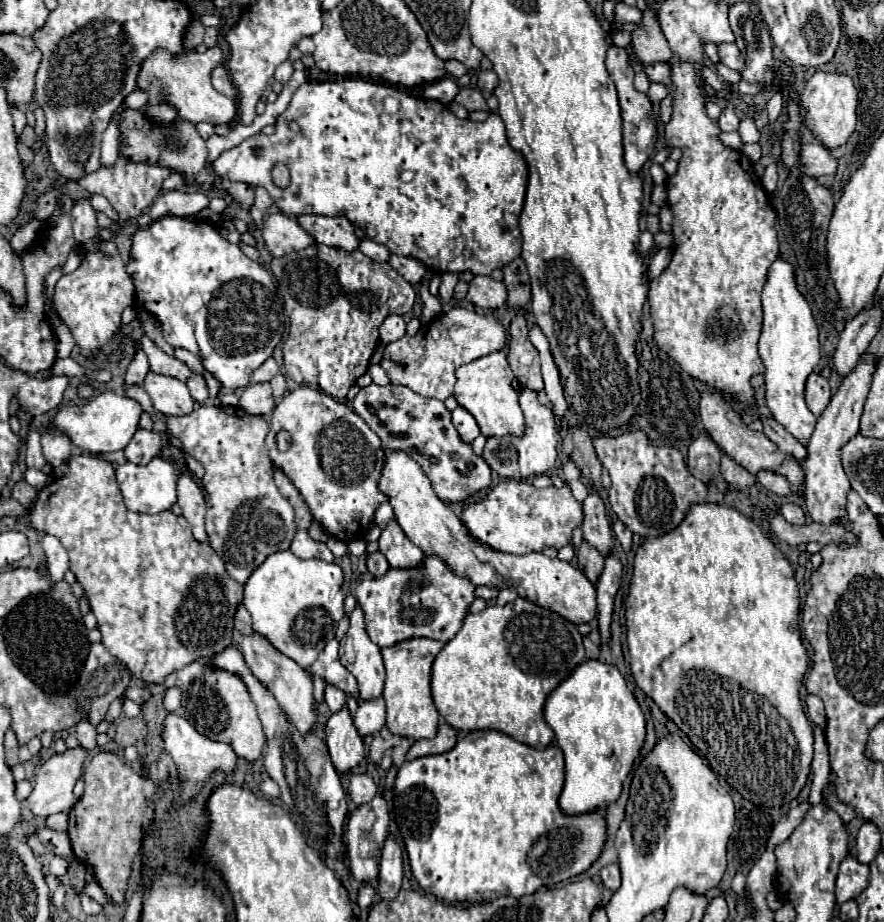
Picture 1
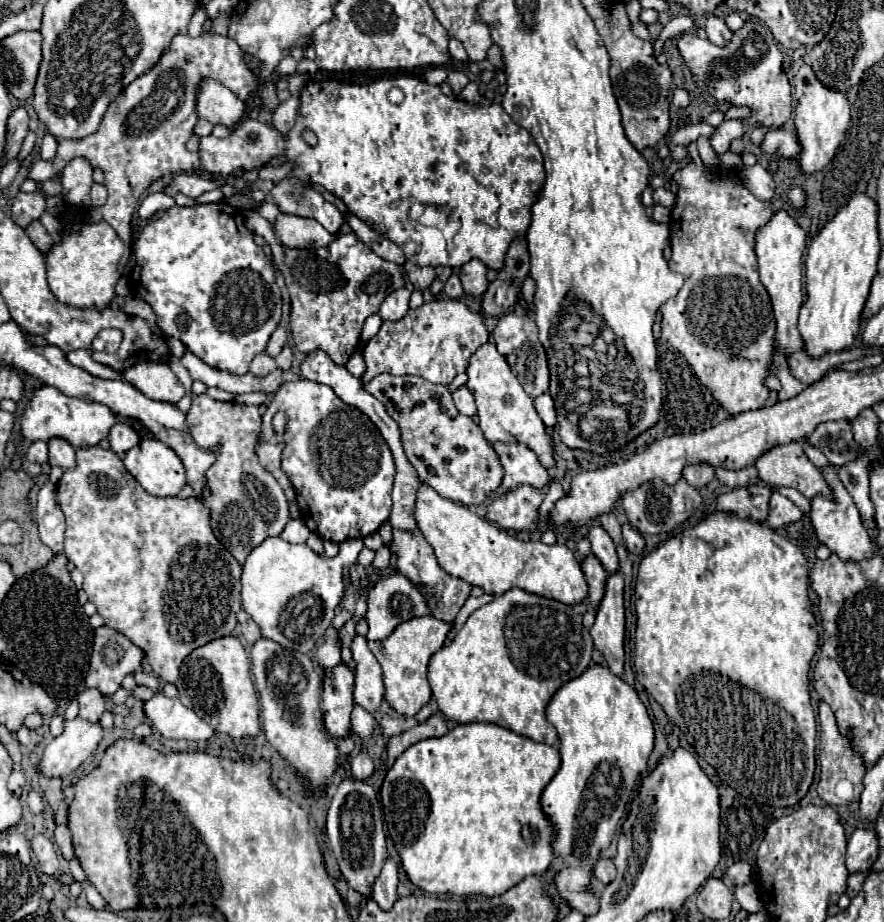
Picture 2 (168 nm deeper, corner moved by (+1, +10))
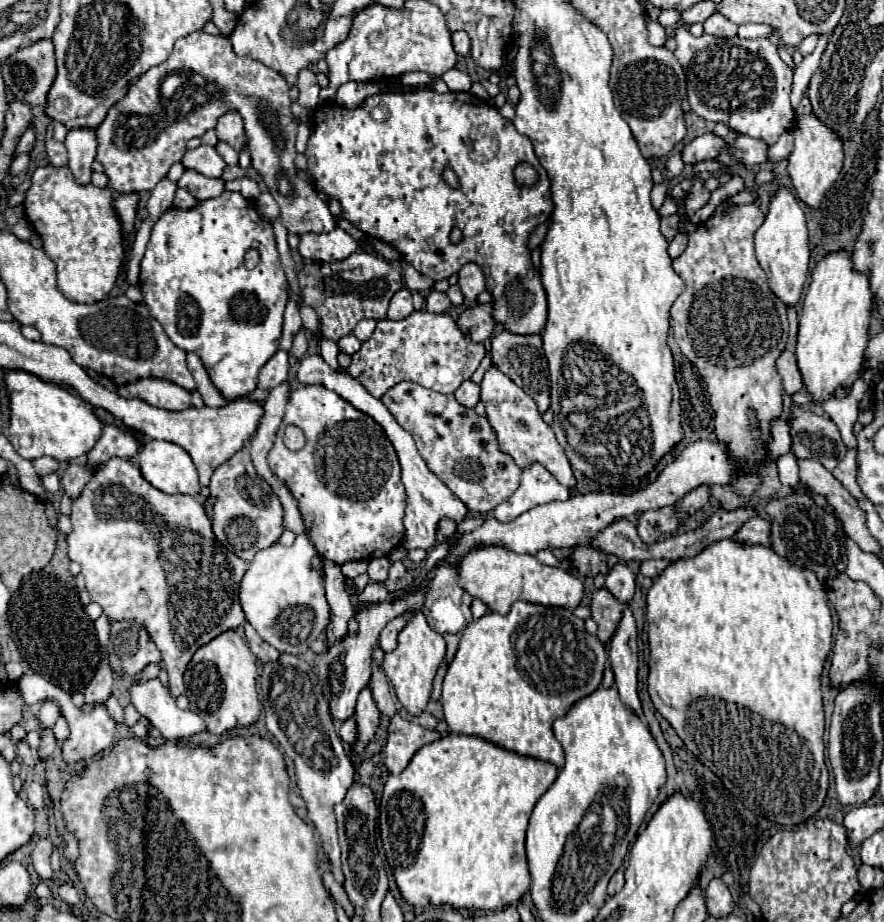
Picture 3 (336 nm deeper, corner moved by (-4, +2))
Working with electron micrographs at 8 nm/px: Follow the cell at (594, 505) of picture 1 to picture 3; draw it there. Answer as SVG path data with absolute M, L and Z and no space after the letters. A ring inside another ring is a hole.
M615 563L605 577L605 589L611 591L621 603L629 603L635 591L635 575L623 563Z

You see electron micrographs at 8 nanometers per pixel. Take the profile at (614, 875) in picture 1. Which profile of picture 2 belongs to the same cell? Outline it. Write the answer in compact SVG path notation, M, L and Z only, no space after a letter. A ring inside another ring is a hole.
M598 859L596 869L594 869L594 877L598 881L602 881L604 885L608 885L616 877L616 867L614 867L612 859Z

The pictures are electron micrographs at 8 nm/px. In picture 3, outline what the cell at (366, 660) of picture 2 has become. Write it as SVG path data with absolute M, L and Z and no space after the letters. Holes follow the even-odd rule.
M365 687L365 691L361 691L359 699L357 699L357 709L355 709L355 721L359 725L359 737L355 741L355 751L363 753L365 745L373 739L377 727L379 727L379 707L373 699L373 693L369 687Z

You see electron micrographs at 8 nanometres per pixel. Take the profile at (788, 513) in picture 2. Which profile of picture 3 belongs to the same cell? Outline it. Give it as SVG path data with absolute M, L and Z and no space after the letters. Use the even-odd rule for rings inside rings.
M753 517L751 521L747 521L737 533L735 533L737 541L743 543L751 543L751 545L765 545L769 547L769 519L763 517Z

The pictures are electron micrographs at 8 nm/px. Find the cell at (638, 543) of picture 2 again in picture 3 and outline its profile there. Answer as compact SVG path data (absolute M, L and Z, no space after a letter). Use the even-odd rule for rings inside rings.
M649 559L649 561L641 561L641 573L647 575L647 577L657 577L669 563L665 561L655 561L655 559Z

